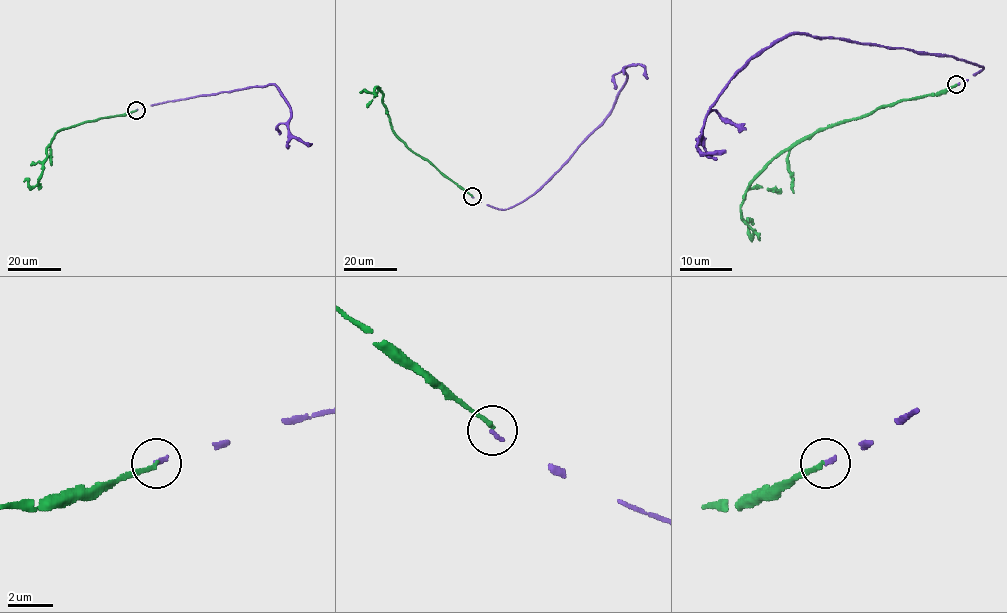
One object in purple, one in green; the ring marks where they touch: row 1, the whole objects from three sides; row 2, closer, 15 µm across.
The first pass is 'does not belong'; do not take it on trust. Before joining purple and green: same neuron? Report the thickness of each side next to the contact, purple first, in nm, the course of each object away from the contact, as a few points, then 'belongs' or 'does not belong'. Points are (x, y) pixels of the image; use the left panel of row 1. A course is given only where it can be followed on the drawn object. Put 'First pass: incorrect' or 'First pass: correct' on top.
First pass: correct
160/180 nm | purple via (136, 110), (166, 102), (273, 84), (290, 108), (290, 134), (308, 145), (312, 144) | green via (136, 110), (61, 129), (46, 148), (46, 158), (36, 184), (30, 187), (27, 181), (24, 181) | does not belong

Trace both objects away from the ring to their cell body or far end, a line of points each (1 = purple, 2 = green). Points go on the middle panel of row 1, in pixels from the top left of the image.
1: (472, 196), (502, 210), (526, 199), (605, 118), (626, 82), (626, 66), (640, 64), (648, 78)
2: (472, 196), (413, 153), (397, 135), (378, 86), (372, 92), (360, 92)

